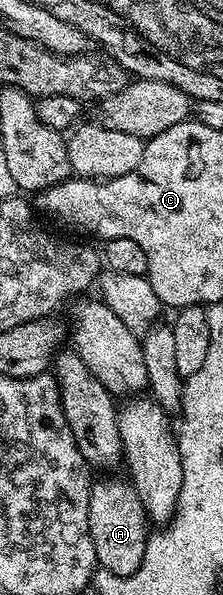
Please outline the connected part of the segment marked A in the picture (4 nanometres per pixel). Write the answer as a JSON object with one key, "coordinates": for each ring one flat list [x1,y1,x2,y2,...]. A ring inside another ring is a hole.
{"coordinates":[[98,480,90,485,88,530,96,550,98,568,117,576,134,576,144,560,148,517,133,483,122,480]]}

